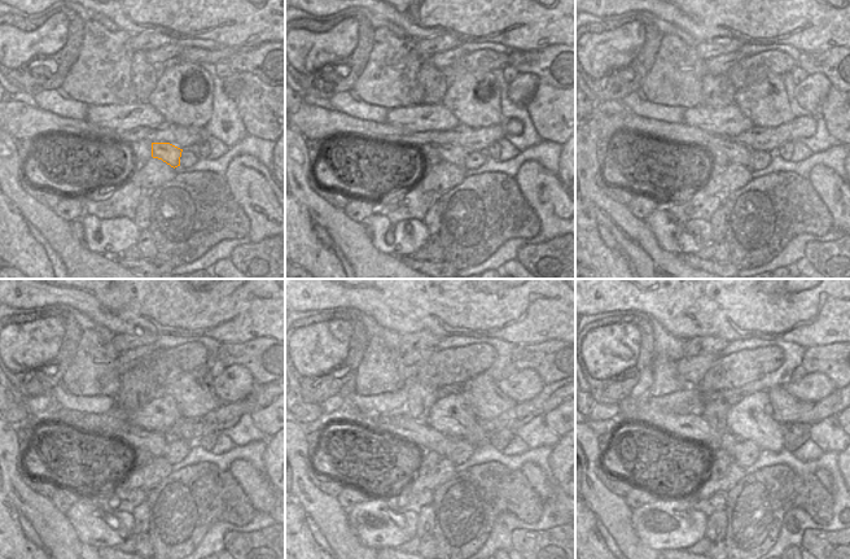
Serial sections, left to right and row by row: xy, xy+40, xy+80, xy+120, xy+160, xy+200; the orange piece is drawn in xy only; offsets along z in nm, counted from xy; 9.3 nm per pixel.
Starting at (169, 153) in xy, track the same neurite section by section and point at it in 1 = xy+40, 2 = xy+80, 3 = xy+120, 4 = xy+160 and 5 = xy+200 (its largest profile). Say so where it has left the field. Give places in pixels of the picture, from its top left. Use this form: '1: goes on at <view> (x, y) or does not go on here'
1: goes on at xy+40 (456, 154)
2: goes on at xy+80 (737, 153)
3: goes on at xy+120 (134, 436)
4: goes on at xy+160 (402, 427)
5: goes on at xy+200 (692, 427)

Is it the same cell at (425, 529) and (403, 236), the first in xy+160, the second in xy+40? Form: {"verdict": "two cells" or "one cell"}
{"verdict": "two cells"}

